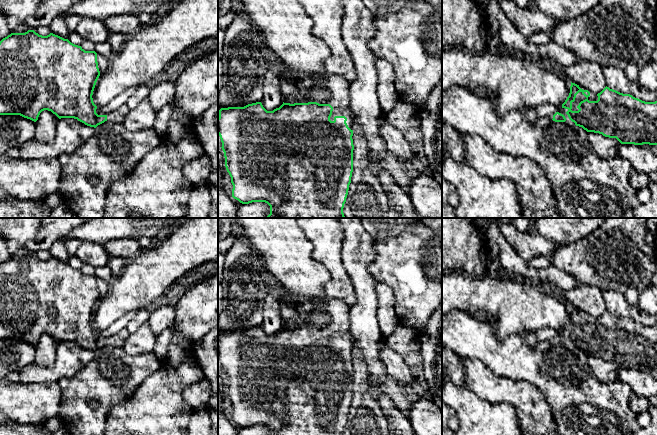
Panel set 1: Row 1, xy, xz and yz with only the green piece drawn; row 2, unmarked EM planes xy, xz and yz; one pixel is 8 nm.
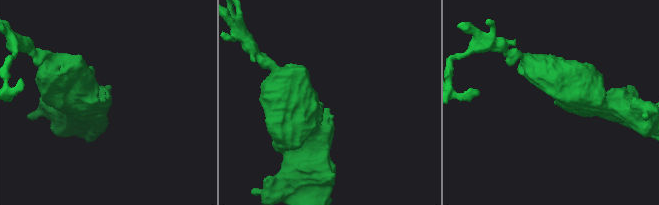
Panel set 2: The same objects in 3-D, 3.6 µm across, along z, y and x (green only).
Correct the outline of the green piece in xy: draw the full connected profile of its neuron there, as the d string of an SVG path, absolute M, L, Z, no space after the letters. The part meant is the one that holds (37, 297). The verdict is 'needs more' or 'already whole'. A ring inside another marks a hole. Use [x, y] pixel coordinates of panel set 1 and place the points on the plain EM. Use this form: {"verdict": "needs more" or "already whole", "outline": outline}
{"verdict": "needs more", "outline": "M34 254L25 257L11 257L0 265L0 339L20 339L34 346L44 334L51 335L59 343L74 342L87 350L96 352L109 344L123 347L129 336L127 329L121 330L108 339L98 339L93 326L93 315L100 300L95 275L85 275L81 270L71 267L58 259L50 257L42 260Z"}

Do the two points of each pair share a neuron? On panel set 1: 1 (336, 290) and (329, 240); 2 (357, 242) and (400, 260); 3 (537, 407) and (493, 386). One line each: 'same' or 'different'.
1: same
2: different
3: same

